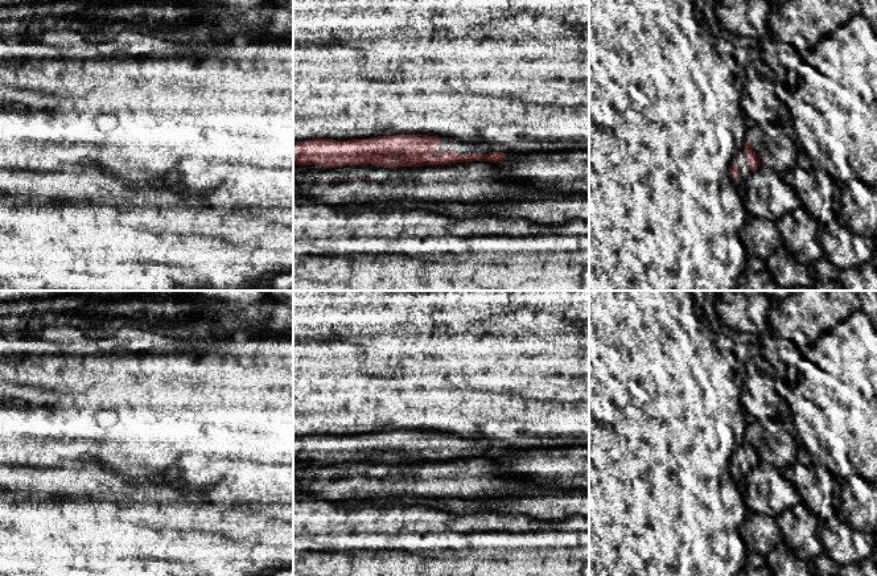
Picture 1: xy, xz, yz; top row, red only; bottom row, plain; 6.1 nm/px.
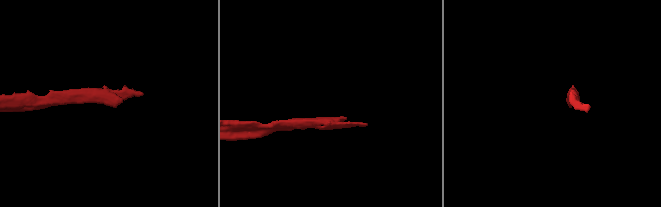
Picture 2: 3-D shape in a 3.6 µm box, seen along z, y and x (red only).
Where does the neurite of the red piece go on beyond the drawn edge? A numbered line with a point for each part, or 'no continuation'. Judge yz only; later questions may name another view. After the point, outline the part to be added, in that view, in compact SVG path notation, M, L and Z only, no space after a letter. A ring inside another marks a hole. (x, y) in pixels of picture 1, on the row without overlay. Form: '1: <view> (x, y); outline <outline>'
1: yz (738, 478); outline M738 470L736 474L732 474L732 478L740 494L745 497L748 491L746 477Z

